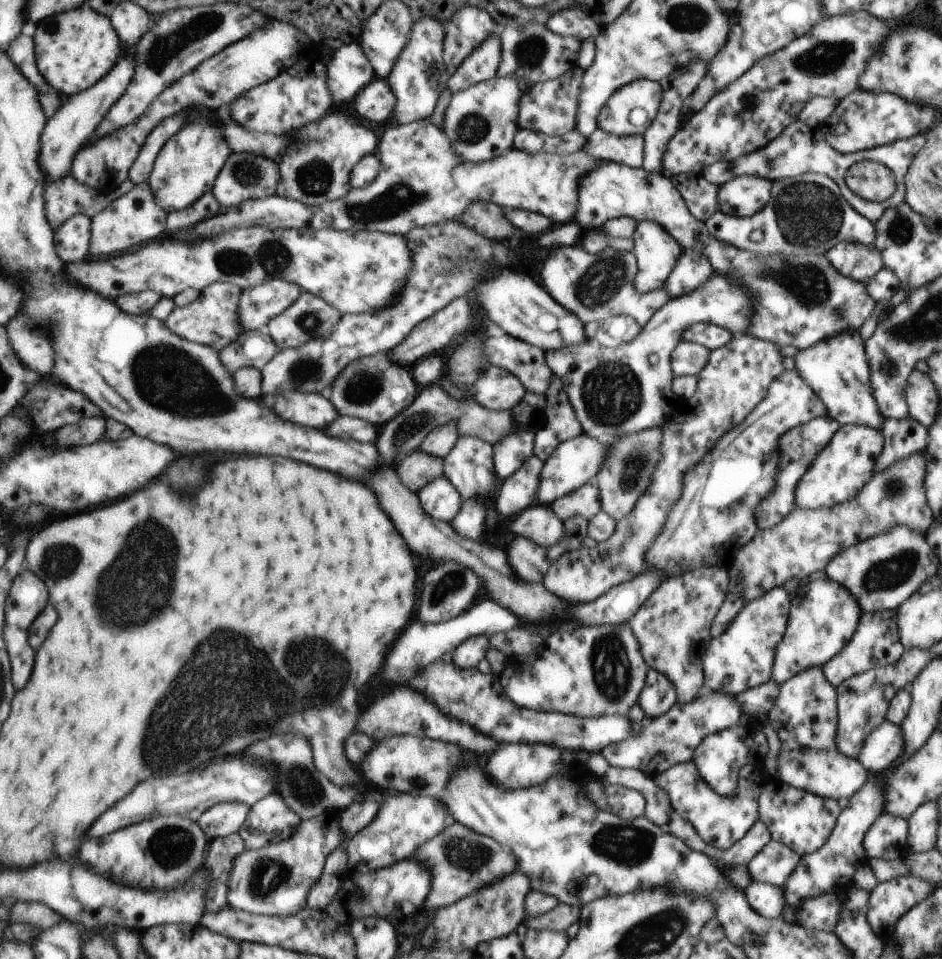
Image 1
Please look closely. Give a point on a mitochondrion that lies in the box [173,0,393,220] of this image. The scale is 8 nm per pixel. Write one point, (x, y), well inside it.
(314, 178)

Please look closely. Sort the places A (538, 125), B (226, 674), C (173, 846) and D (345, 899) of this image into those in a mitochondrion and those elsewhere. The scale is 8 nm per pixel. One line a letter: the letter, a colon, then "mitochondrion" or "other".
A: other
B: mitochondrion
C: mitochondrion
D: other

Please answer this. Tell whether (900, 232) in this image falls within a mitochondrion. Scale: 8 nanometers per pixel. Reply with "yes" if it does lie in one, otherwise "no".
yes

